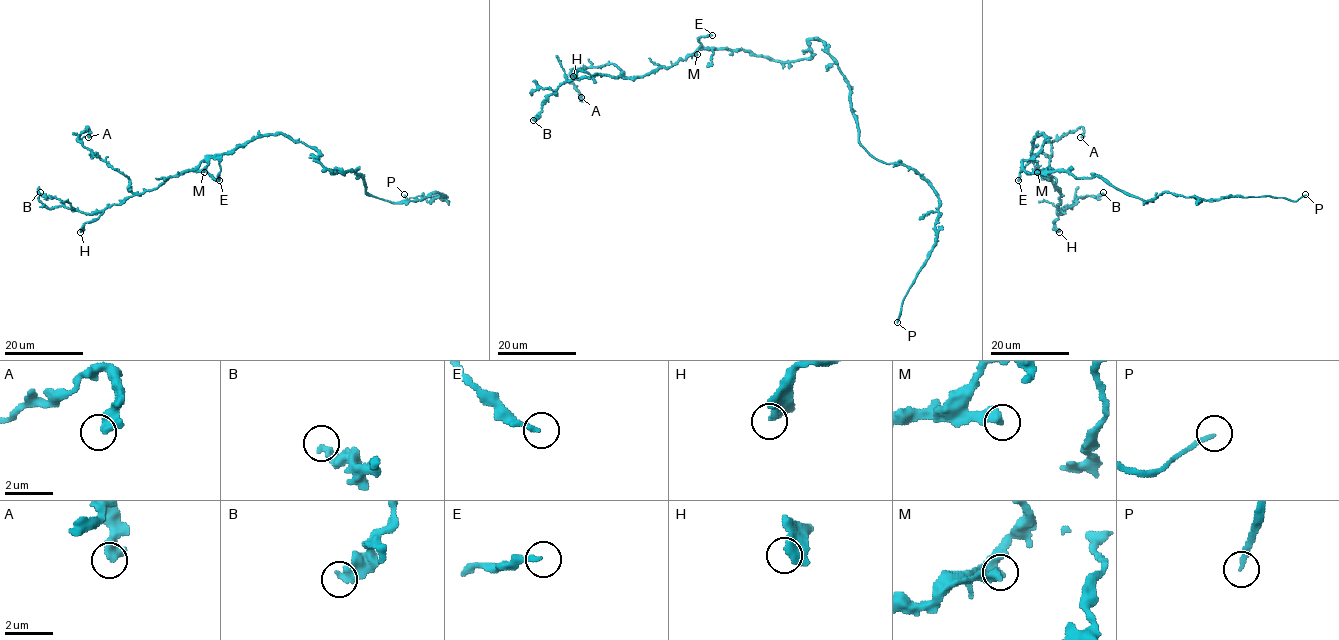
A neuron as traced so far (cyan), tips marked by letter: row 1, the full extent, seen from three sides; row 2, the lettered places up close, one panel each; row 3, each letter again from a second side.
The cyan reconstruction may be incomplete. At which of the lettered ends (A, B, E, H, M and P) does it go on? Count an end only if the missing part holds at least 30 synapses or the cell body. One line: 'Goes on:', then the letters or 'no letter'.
Goes on: P

